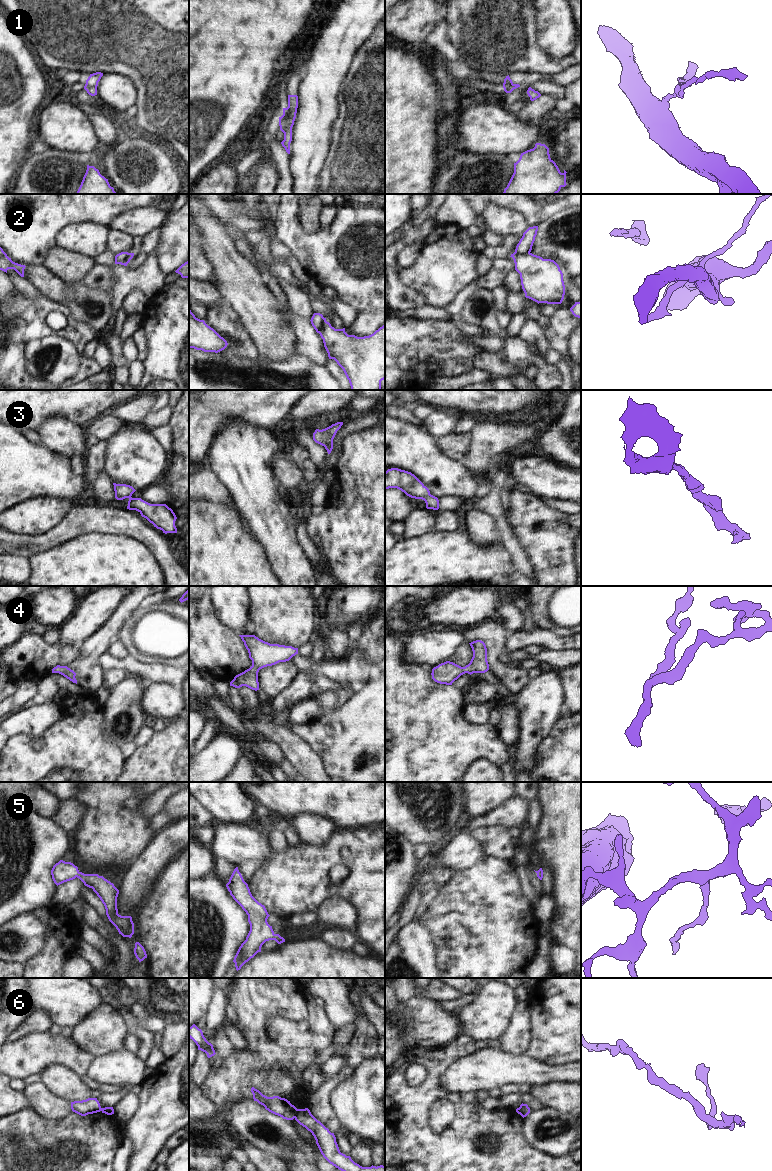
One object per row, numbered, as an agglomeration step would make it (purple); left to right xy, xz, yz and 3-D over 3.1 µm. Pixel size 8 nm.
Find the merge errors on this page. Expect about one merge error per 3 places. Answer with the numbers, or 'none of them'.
1, 2, 6

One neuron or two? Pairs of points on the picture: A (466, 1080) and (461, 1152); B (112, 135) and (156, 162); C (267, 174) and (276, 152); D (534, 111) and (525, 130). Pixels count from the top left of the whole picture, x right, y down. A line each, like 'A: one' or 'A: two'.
A: two
B: two
C: two
D: two

